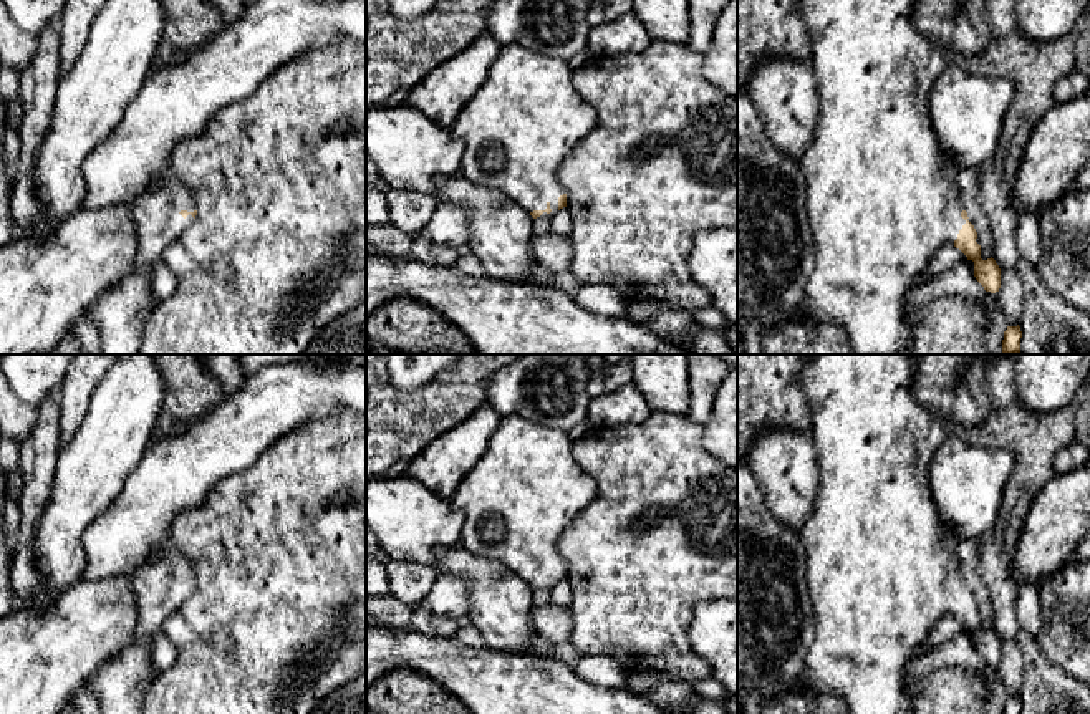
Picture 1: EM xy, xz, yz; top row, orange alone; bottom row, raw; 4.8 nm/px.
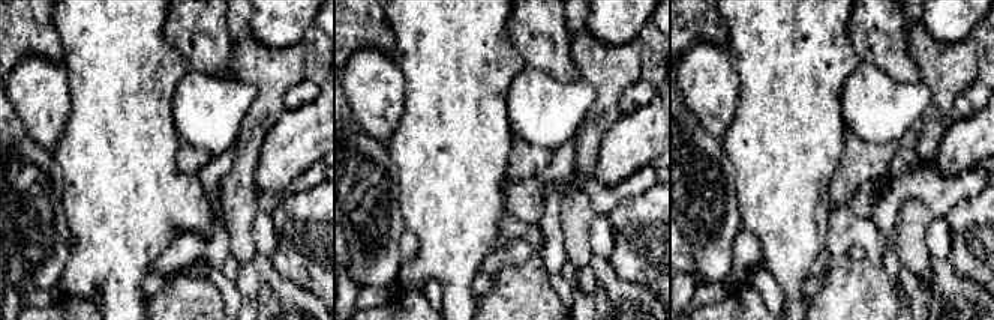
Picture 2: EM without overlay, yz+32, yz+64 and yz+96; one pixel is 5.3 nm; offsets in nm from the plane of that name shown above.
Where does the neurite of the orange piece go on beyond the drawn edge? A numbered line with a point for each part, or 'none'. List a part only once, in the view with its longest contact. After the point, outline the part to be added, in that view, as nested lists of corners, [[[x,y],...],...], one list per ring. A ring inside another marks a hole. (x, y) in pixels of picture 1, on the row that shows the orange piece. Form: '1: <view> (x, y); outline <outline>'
1: xz (524, 120); outline [[[520,45],[500,46],[485,81],[447,129],[464,142],[459,176],[500,191],[528,214],[557,214],[558,197],[565,194],[557,177],[558,166],[598,123],[596,109],[576,93],[572,75],[565,60]]]

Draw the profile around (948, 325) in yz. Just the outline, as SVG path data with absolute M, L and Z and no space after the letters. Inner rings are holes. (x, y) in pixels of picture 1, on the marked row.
M946 295L911 313L911 341L899 355L989 355L982 308L967 297Z

